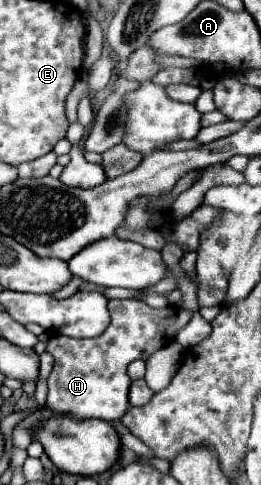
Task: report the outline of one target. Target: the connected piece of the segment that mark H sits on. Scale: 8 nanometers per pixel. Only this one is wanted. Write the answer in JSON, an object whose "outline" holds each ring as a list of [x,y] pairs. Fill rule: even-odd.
{"outline":[[[110,299],[108,311],[112,321],[108,329],[94,339],[72,339],[66,335],[54,335],[48,339],[46,351],[54,357],[54,367],[48,377],[46,405],[52,411],[78,419],[120,419],[130,405],[128,363],[148,359],[154,351],[168,345],[170,337],[176,337],[176,333],[192,319],[192,311],[186,307],[166,305],[162,309],[152,309],[136,299]]]}

